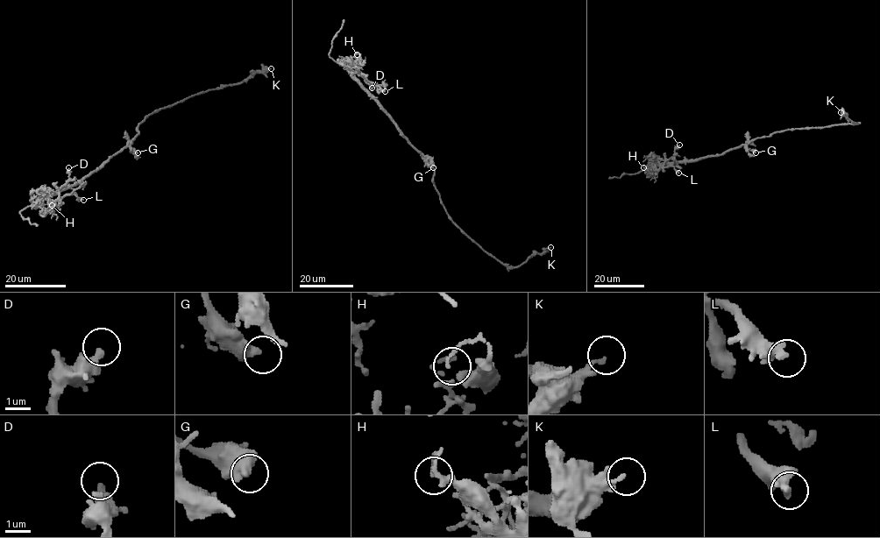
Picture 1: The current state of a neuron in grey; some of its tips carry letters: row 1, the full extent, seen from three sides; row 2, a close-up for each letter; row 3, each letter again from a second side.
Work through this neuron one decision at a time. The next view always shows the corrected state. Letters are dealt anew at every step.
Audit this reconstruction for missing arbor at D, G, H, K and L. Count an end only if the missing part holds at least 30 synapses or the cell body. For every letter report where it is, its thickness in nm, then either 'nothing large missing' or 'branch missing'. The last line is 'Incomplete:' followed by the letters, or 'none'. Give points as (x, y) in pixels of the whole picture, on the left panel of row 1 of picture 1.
D: (68, 167) | 360 nm | nothing large missing
G: (138, 152) | 420 nm | nothing large missing
H: (52, 205) | 120 nm | nothing large missing
K: (271, 68) | 150 nm | nothing large missing
L: (83, 200) | 280 nm | nothing large missing
Incomplete: none

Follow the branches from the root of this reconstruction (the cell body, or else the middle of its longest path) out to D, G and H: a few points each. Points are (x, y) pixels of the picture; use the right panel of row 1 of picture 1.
D: (749, 140), (722, 154), (666, 162), (661, 167), (672, 158), (679, 145)
G: (749, 140), (747, 147), (755, 152)
H: (749, 140), (722, 154), (666, 162), (654, 174), (644, 166), (643, 167)

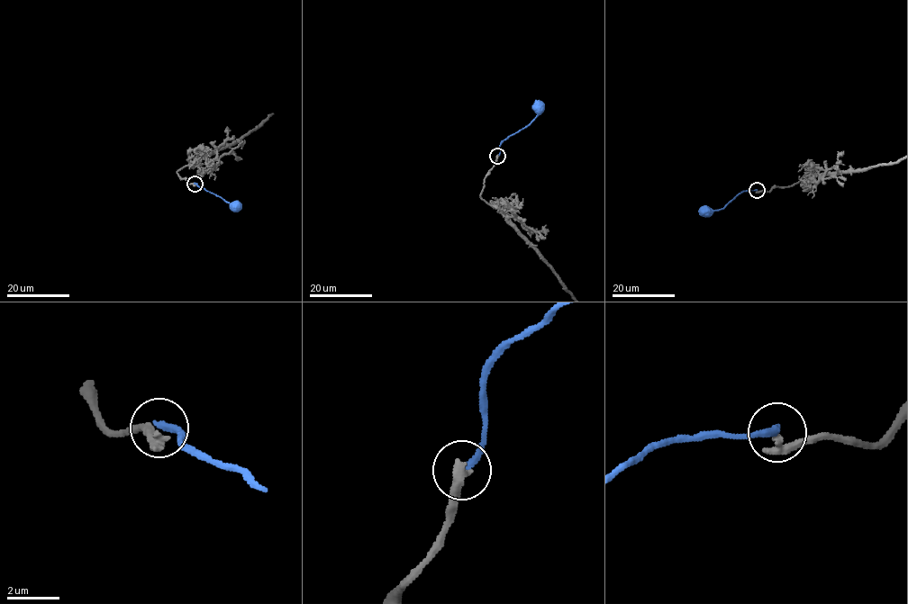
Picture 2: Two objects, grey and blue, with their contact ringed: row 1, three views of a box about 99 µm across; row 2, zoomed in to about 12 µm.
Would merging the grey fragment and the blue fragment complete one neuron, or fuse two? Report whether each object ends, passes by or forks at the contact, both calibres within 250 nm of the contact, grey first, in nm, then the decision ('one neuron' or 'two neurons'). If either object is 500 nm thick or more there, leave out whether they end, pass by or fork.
grey ends there; blue ends there; 420 nm thick on the grey side, 300 nm on the other; two neurons

